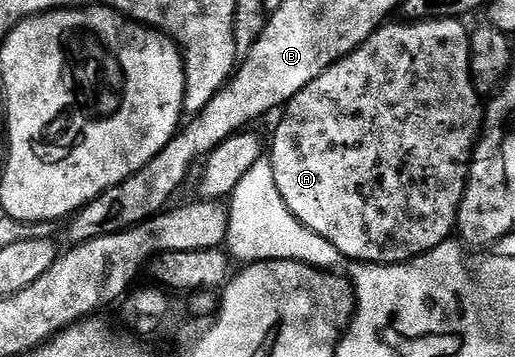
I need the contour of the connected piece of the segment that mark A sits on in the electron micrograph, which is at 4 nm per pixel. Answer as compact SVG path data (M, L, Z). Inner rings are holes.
M460 18L452 19L425 19L421 22L398 21L386 22L382 25L365 43L359 45L357 49L338 59L337 62L330 65L327 70L319 76L315 81L311 81L306 87L298 93L292 101L286 103L280 112L281 120L277 123L277 128L273 131L273 149L269 151L268 159L272 169L275 171L276 188L279 189L280 196L287 203L287 208L307 229L311 229L312 233L317 233L320 237L326 238L328 242L335 245L339 249L339 253L343 254L349 260L357 260L361 263L406 263L415 257L419 257L423 253L427 253L431 249L435 249L440 243L446 242L454 234L457 225L457 214L459 213L459 205L463 201L463 193L465 192L465 183L469 179L469 164L473 161L473 148L477 145L477 140L483 126L483 99L473 84L471 59L469 52L469 36L470 32L465 29L464 22Z

